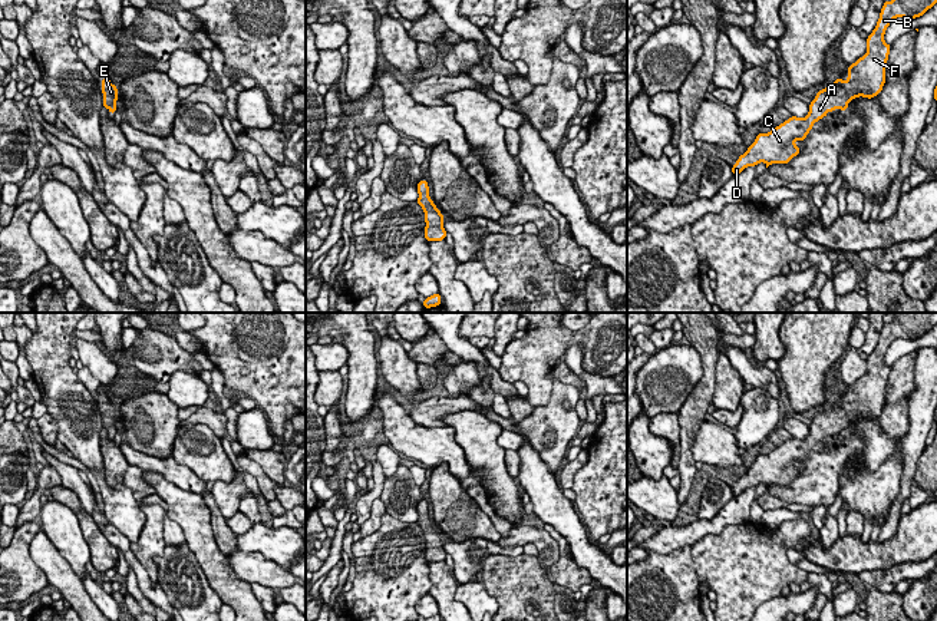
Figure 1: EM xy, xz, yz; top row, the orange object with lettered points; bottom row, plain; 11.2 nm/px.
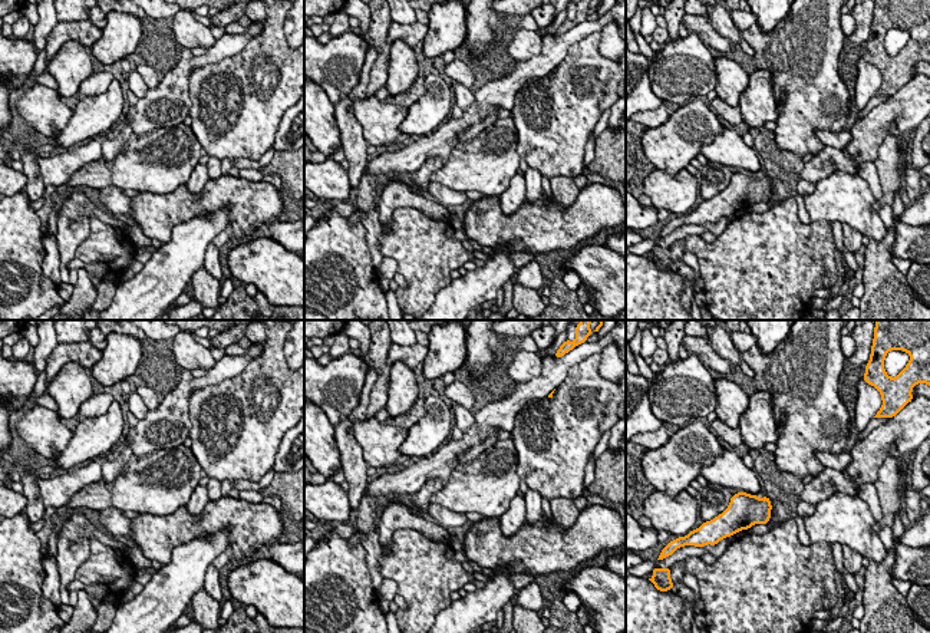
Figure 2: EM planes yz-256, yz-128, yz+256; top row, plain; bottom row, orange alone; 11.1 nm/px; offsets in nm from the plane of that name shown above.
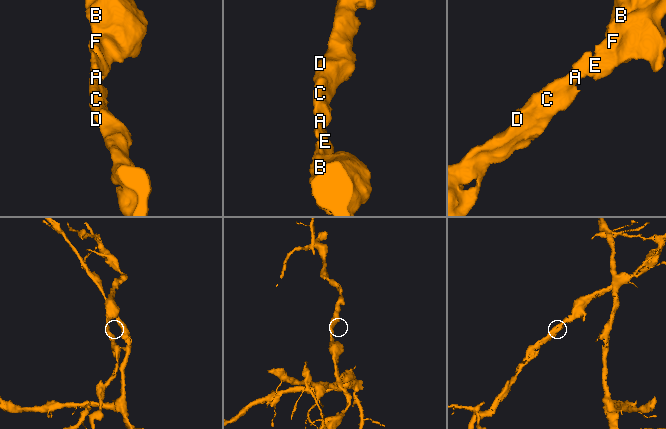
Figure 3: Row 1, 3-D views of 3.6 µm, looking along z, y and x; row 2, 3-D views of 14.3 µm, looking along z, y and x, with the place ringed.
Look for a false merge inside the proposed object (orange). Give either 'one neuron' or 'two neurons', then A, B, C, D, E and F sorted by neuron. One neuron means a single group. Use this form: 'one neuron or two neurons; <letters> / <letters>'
one neuron; A B C D E F

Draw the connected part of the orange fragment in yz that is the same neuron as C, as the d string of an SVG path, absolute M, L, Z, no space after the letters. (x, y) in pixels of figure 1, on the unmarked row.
M937 313L893 314L894 320L884 323L877 347L867 359L868 373L848 387L848 400L844 403L838 399L824 412L818 412L805 439L791 437L771 453L758 455L755 463L732 488L732 496L759 483L765 483L766 489L771 485L791 483L801 473L794 463L805 462L814 445L825 439L829 432L834 433L837 429L847 432L849 422L858 417L872 420L881 414L887 402L885 386L891 370L891 366L884 363L887 349L897 338L920 338L937 324Z

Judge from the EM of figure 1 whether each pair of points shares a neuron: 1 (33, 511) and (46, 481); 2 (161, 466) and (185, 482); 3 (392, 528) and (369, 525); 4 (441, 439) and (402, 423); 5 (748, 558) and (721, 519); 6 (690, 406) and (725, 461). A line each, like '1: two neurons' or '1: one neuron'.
1: one neuron
2: one neuron
3: two neurons
4: one neuron
5: two neurons
6: two neurons

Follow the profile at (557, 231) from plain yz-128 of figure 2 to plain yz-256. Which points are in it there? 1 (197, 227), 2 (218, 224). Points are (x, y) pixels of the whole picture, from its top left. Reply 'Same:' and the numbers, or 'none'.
Same: none

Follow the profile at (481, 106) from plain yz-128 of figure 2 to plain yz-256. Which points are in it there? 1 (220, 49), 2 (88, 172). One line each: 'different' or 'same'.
1: same
2: different

